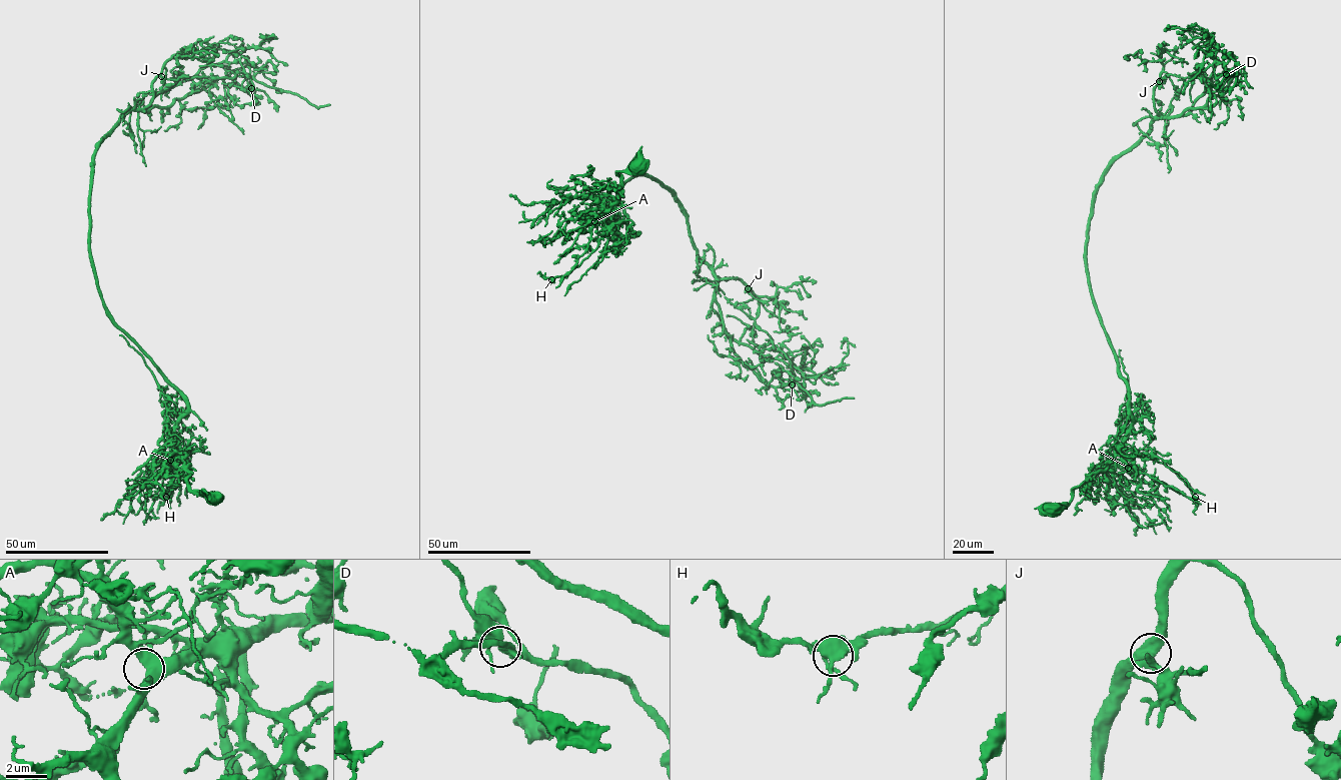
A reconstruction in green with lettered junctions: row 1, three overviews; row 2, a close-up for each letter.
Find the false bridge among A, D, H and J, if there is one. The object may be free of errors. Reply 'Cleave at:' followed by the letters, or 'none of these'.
Cleave at: D

